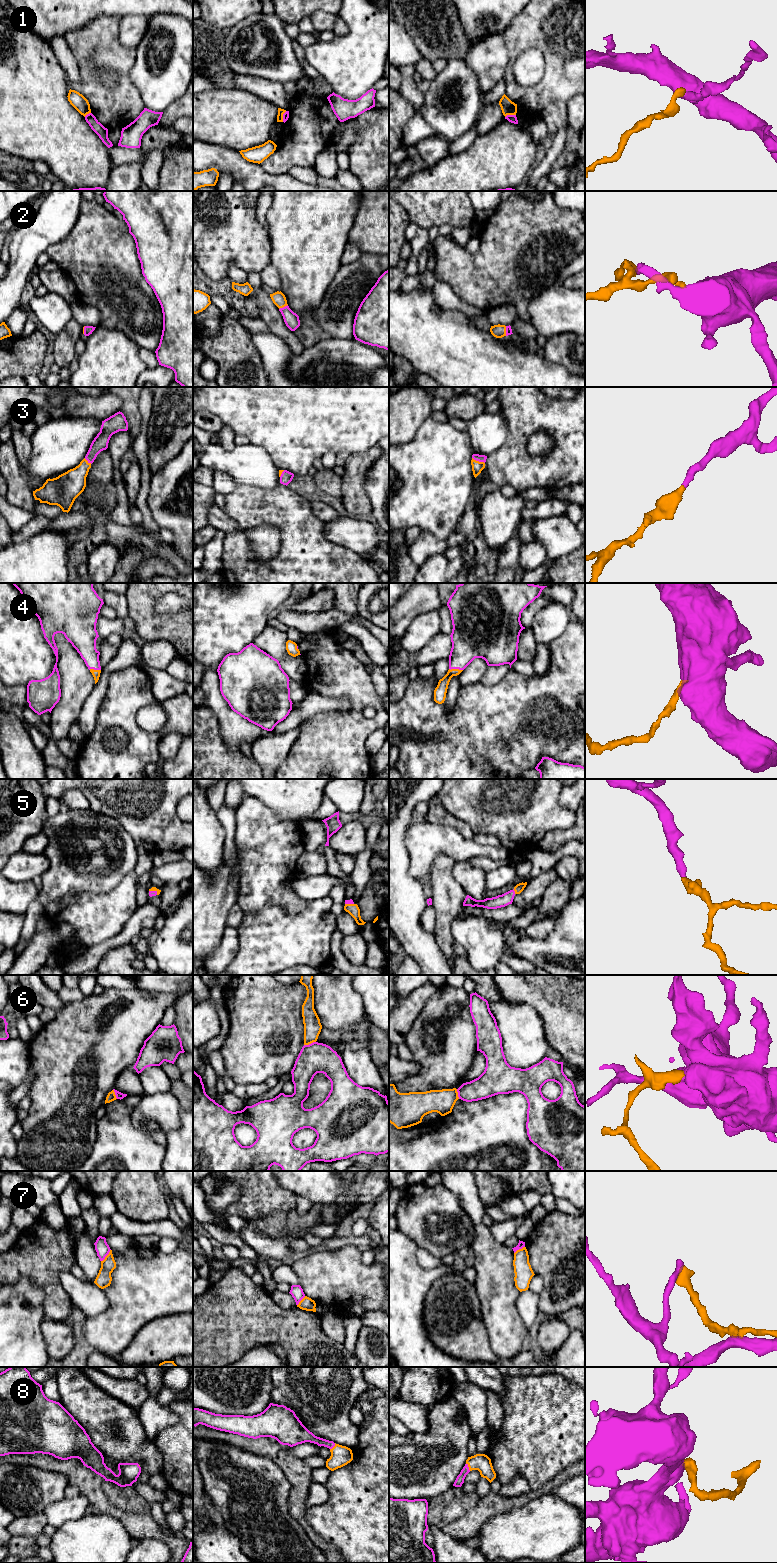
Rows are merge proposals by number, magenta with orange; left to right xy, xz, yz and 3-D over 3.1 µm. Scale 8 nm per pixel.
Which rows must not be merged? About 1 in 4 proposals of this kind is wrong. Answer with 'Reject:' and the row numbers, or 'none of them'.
Reject: 1, 6, 7

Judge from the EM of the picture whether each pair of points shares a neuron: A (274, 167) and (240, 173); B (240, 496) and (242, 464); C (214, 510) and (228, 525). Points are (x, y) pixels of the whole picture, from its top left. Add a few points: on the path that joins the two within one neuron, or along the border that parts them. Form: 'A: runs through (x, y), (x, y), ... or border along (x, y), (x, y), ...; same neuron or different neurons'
A: border along (259, 164), (268, 173), (286, 173); different neurons
B: border along (237, 483), (261, 487), (264, 490); different neurons
C: runs through (217, 514), (224, 521); same neuron

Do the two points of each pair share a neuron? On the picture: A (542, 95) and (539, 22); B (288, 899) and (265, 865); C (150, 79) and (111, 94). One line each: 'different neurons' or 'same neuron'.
A: same neuron
B: same neuron
C: different neurons

